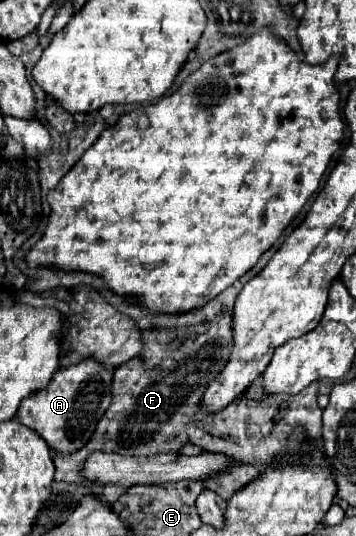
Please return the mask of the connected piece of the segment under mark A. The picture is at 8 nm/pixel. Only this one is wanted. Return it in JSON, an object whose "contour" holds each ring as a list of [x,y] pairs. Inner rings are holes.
{"contour":[[[85,358],[79,364],[59,368],[45,388],[33,392],[19,404],[19,422],[39,432],[53,450],[75,452],[91,438],[97,422],[111,404],[113,372],[113,366],[99,364],[93,358]]]}

